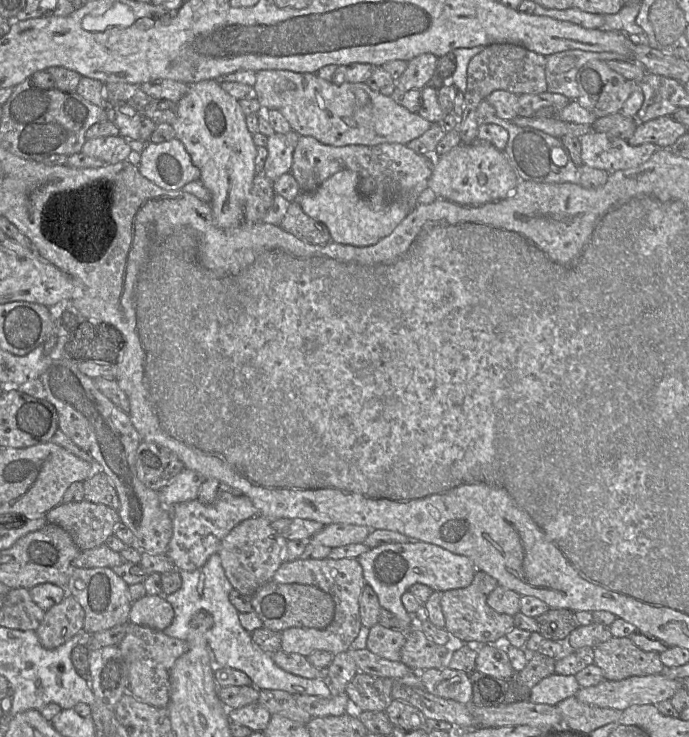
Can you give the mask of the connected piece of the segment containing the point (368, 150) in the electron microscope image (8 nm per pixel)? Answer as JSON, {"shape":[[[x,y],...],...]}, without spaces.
{"shape":[[[300,136],[293,153],[290,173],[303,193],[315,191],[338,171],[348,169],[357,173],[358,191],[375,201],[405,202],[409,210],[418,205],[418,196],[428,188],[434,167],[434,157],[420,155],[404,144],[383,143],[376,146],[347,145],[336,147],[319,142],[311,136]]]}

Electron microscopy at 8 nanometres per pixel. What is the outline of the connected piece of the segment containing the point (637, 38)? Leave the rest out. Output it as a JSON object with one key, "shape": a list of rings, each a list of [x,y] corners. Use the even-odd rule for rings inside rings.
{"shape":[[[627,2],[614,14],[604,14],[604,29],[625,33],[634,44],[648,44],[644,30],[635,18],[640,10],[640,2]]]}

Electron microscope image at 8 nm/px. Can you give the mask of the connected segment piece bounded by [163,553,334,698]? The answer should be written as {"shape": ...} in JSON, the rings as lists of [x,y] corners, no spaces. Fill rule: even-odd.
{"shape":[[[217,553],[212,554],[201,568],[179,571],[179,574],[182,579],[181,588],[165,596],[174,610],[173,622],[163,631],[166,635],[186,641],[196,617],[201,614],[206,619],[195,621],[193,628],[211,620],[206,641],[215,667],[229,667],[244,672],[258,690],[282,690],[294,696],[332,697],[334,691],[326,679],[303,678],[281,669],[274,663],[272,655],[264,652],[253,641],[251,633],[263,627],[263,623],[254,610],[240,613],[230,602],[229,593],[233,586],[225,575]]]}

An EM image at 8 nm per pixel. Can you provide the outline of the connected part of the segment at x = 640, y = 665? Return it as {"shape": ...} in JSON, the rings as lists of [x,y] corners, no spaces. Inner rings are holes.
{"shape":[[[611,637],[595,646],[593,663],[602,670],[604,680],[623,680],[665,671],[658,652],[642,650],[630,637]]]}

